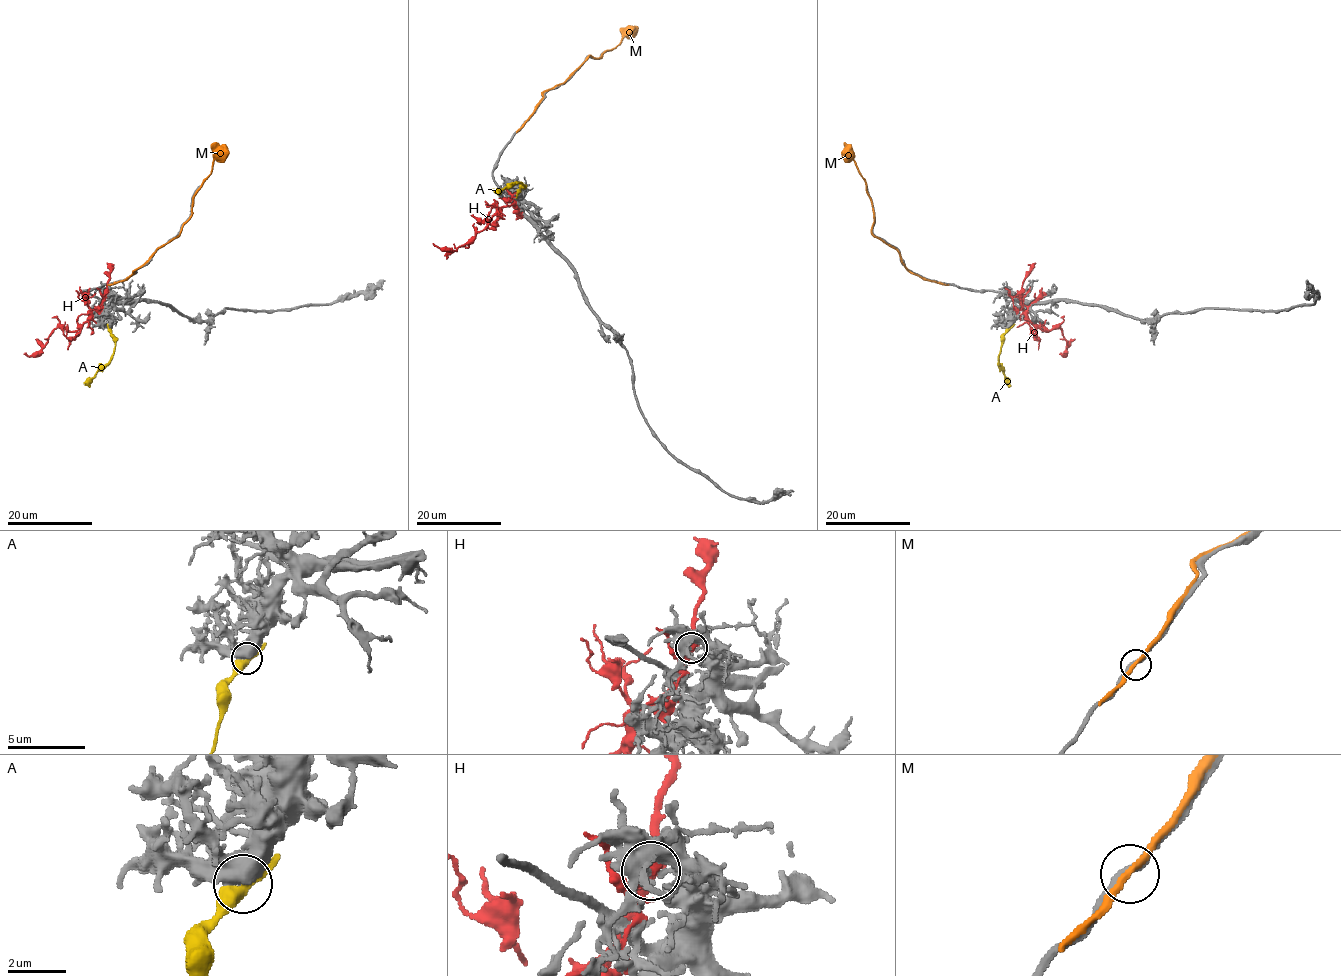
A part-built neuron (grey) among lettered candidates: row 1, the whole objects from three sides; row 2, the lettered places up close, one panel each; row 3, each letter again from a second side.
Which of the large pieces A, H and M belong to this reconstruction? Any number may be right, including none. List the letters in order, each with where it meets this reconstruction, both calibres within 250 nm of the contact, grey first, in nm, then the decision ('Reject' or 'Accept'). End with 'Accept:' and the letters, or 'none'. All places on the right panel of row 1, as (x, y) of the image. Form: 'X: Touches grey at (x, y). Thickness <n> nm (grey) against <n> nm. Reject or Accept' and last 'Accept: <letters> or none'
A: Touches grey at (1009, 328). Thickness 480 nm (grey) against 400 nm. Reject
H: Touches grey at (1009, 293). Thickness 440 nm (grey) against 200 nm. Reject
M: Touches grey at (937, 282). Thickness 240 nm (grey) against 220 nm. Reject
Accept: none

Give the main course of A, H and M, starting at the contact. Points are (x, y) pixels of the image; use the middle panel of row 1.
A: (517, 192), (524, 185), (521, 183), (511, 183), (497, 194)
H: (515, 192), (485, 227), (456, 250), (442, 250), (432, 244)
M: (526, 121), (543, 94), (561, 84), (590, 55), (600, 58), (637, 27)

